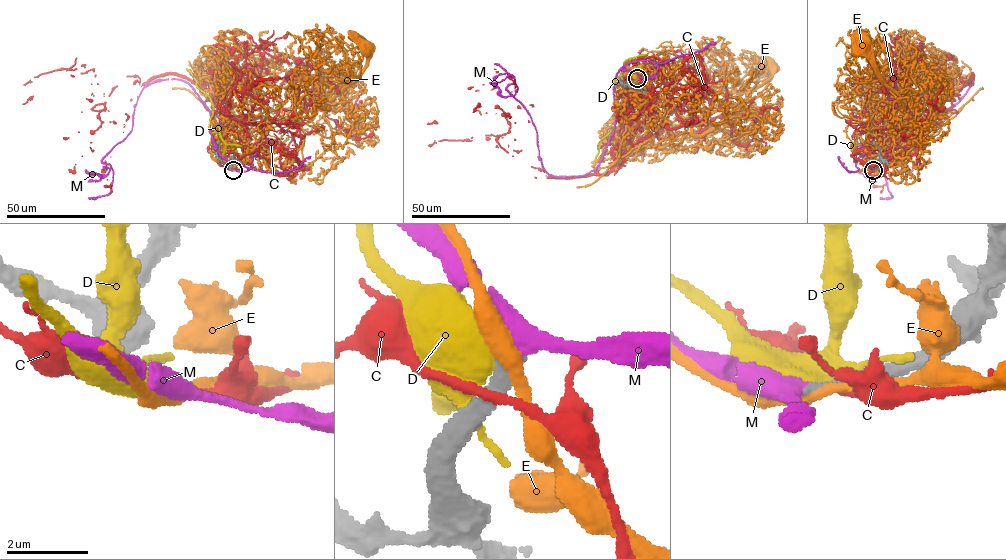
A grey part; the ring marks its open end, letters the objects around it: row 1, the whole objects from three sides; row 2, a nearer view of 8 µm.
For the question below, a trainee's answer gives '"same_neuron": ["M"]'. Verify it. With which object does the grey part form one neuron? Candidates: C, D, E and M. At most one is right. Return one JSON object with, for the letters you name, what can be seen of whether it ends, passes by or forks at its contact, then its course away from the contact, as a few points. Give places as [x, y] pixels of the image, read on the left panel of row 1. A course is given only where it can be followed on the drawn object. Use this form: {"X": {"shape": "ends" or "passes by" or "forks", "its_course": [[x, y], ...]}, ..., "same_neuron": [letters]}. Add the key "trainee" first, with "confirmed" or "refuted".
{"trainee": "confirmed", "M": {"shape": "passes by", "its_course": [[233, 170], [194, 90], [155, 80], [138, 96], [132, 129], [102, 160], [112, 169], [111, 191], [88, 198]]}, "same_neuron": ["M"]}

